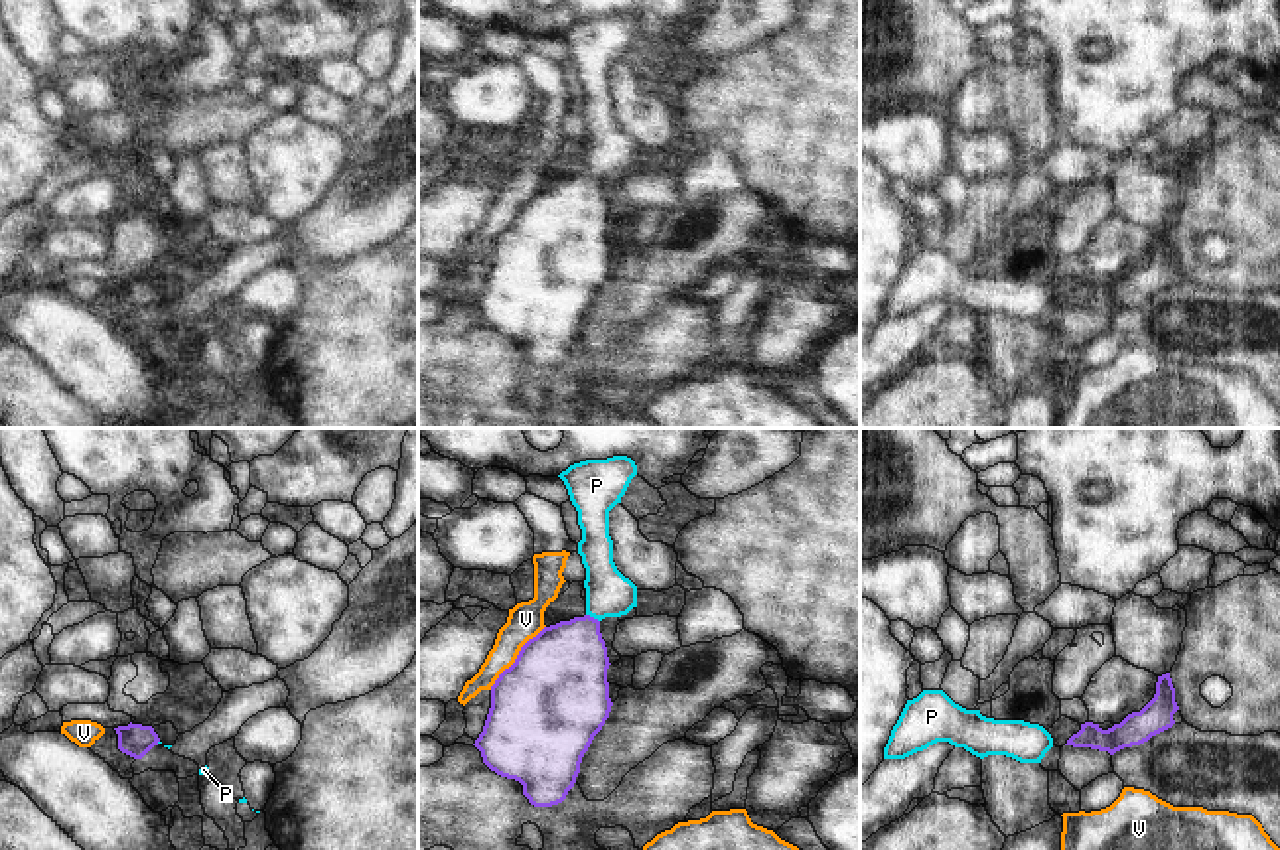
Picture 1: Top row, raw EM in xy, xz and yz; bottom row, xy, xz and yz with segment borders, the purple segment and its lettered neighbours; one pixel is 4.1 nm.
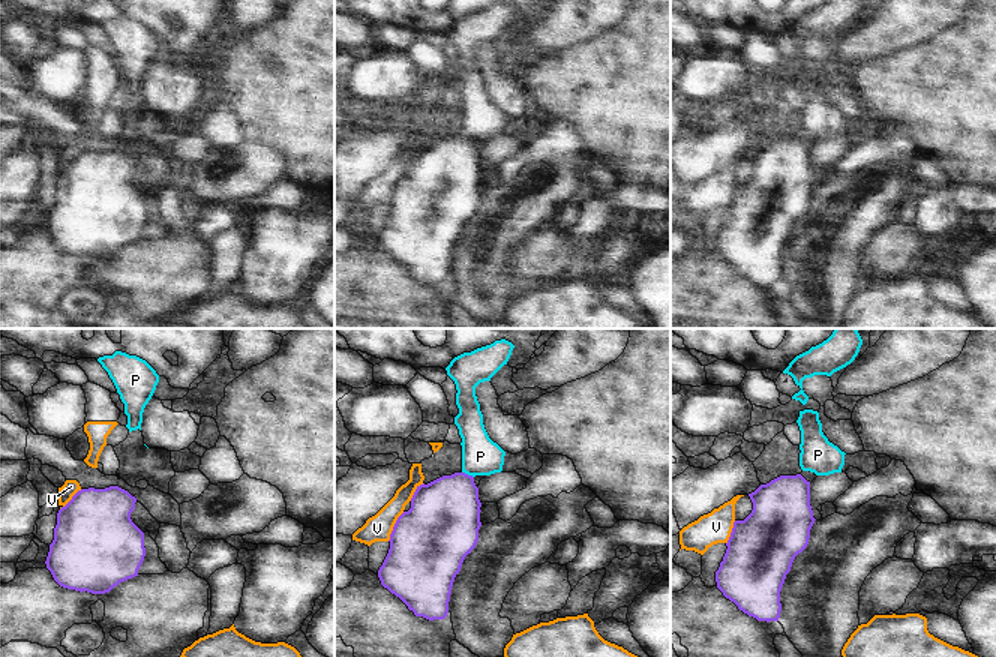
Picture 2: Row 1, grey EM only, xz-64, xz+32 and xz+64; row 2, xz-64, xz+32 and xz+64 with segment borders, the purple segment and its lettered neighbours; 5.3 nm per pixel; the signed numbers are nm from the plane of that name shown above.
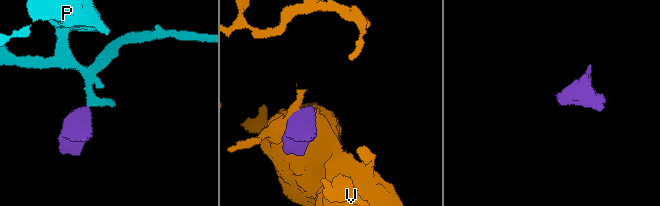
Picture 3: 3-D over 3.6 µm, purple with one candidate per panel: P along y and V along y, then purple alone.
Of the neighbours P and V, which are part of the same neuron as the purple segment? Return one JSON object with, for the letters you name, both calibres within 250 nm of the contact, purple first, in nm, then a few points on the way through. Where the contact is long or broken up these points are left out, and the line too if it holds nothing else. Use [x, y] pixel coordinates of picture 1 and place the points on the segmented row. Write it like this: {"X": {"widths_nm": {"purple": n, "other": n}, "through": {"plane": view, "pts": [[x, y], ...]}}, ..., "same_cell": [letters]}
{"P": {"widths_nm": {"purple": 360, "other": 190}, "through": {"plane": "xz", "pts": [[563, 671], [592, 618], [608, 592]]}}, "same_cell": ["P"]}

